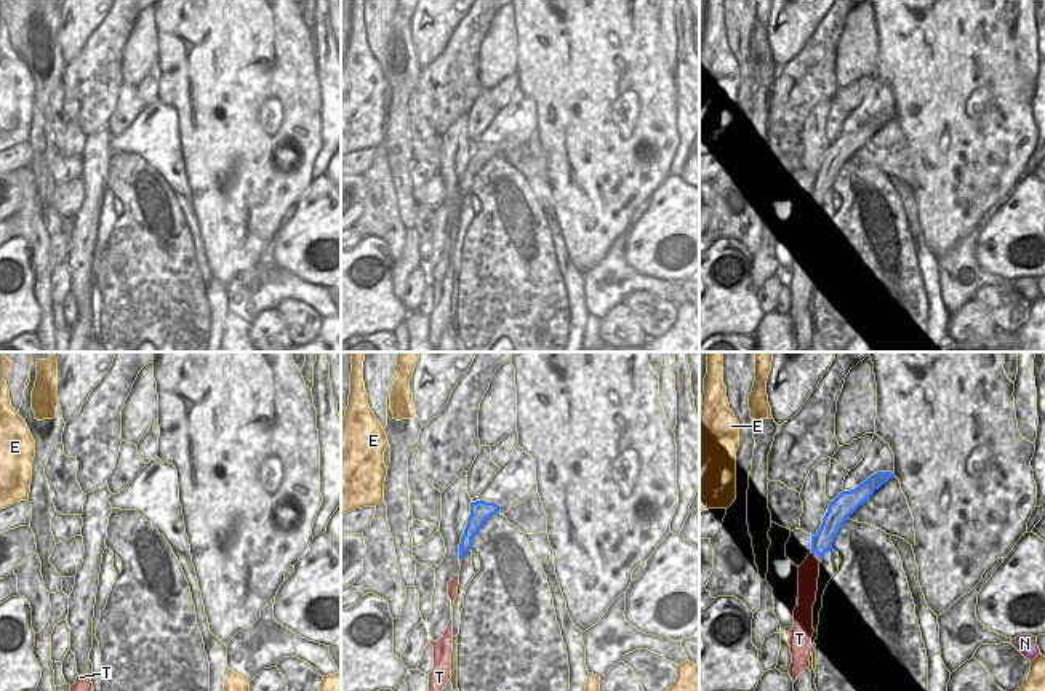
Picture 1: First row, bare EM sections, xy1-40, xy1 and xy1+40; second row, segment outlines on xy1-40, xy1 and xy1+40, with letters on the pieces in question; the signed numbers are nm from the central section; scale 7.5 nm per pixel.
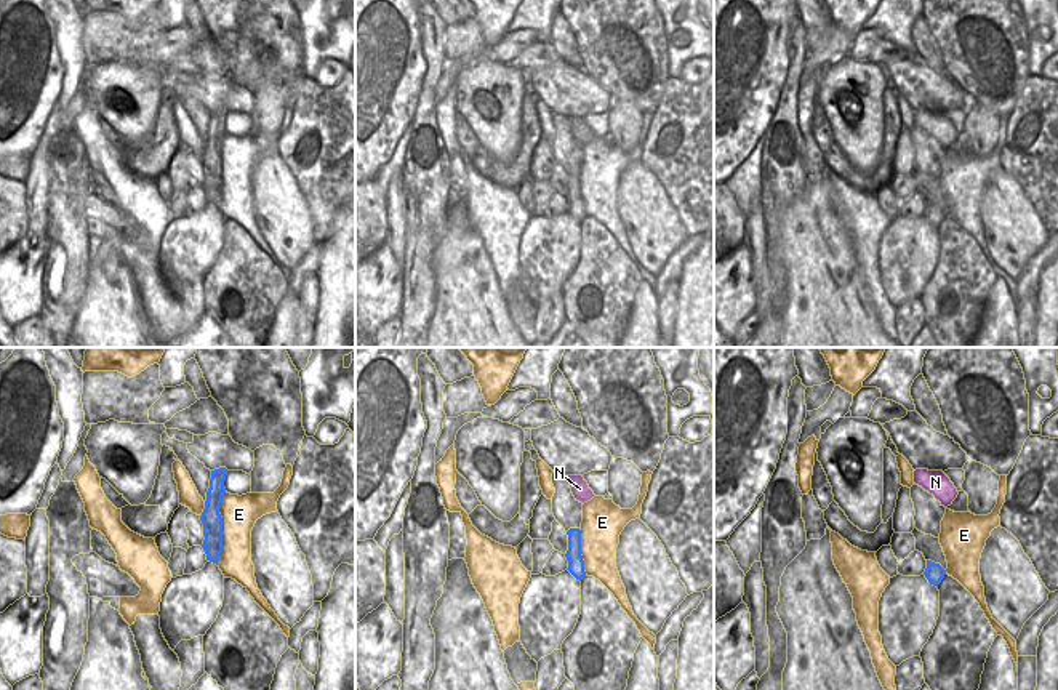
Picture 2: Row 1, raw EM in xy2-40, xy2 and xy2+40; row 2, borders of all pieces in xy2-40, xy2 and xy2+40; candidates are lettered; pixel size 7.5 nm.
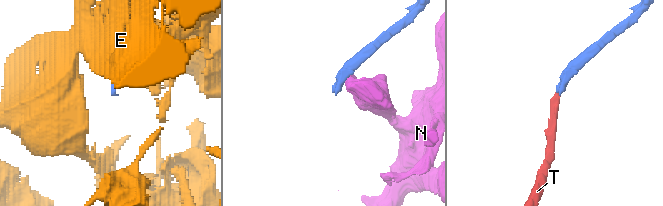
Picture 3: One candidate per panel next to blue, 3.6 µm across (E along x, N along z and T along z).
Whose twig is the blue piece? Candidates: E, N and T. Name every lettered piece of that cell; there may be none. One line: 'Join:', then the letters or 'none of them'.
Join: T

